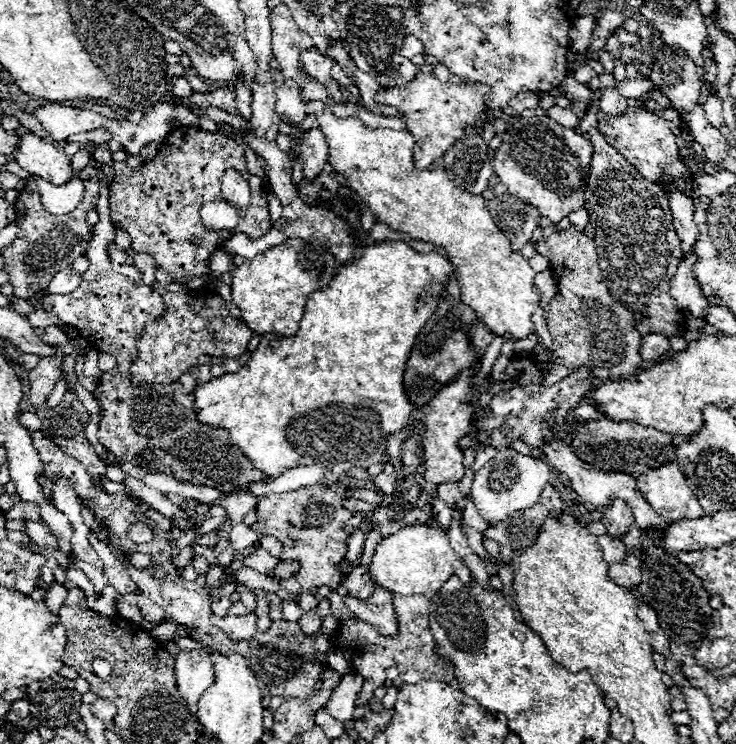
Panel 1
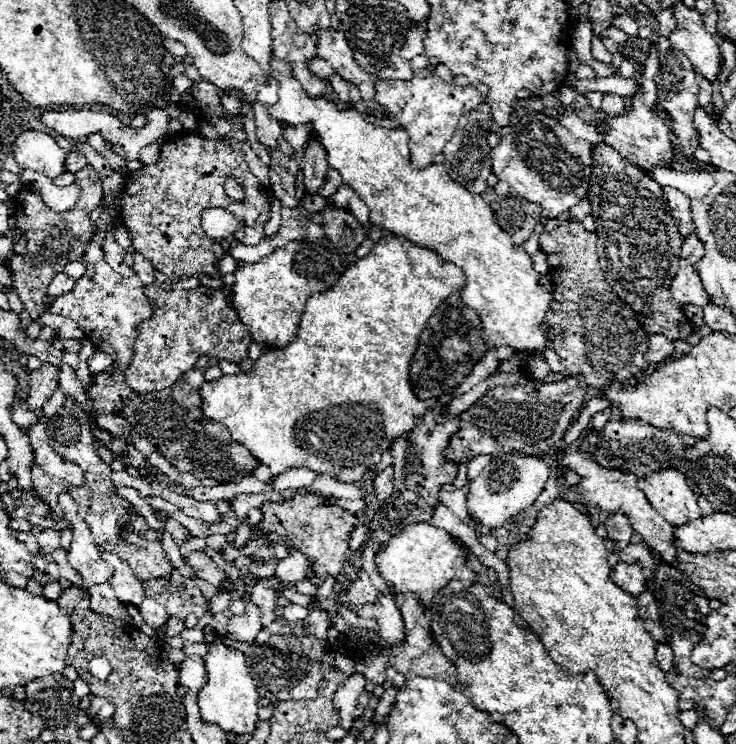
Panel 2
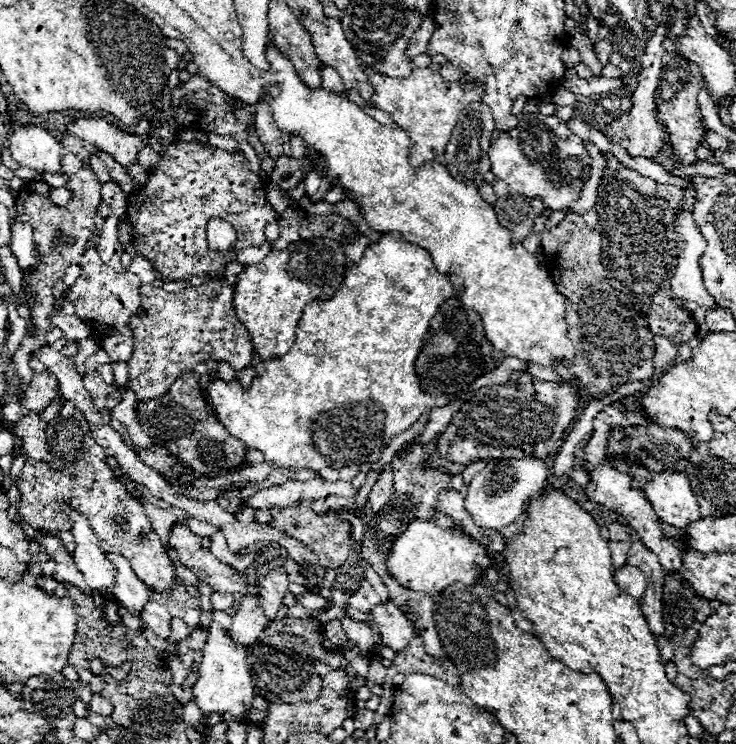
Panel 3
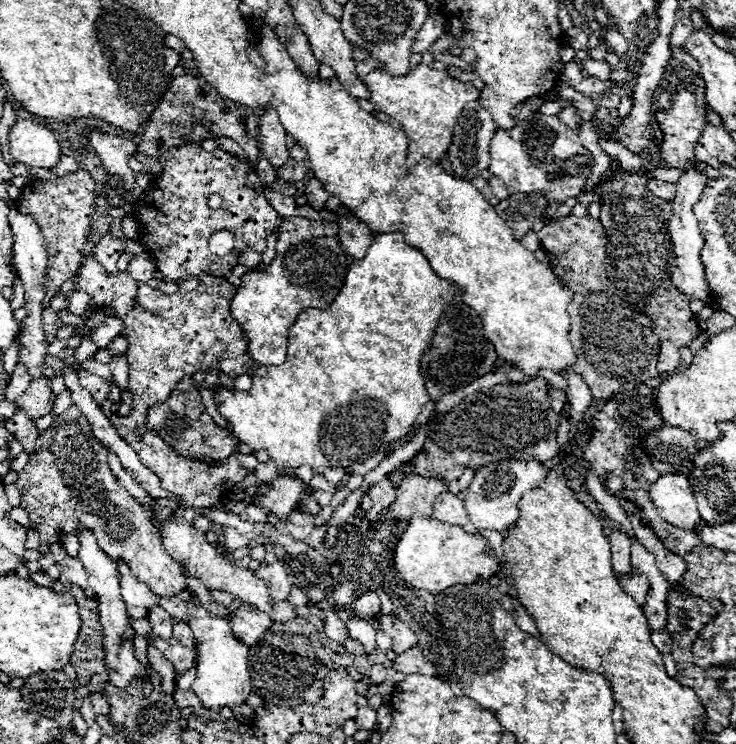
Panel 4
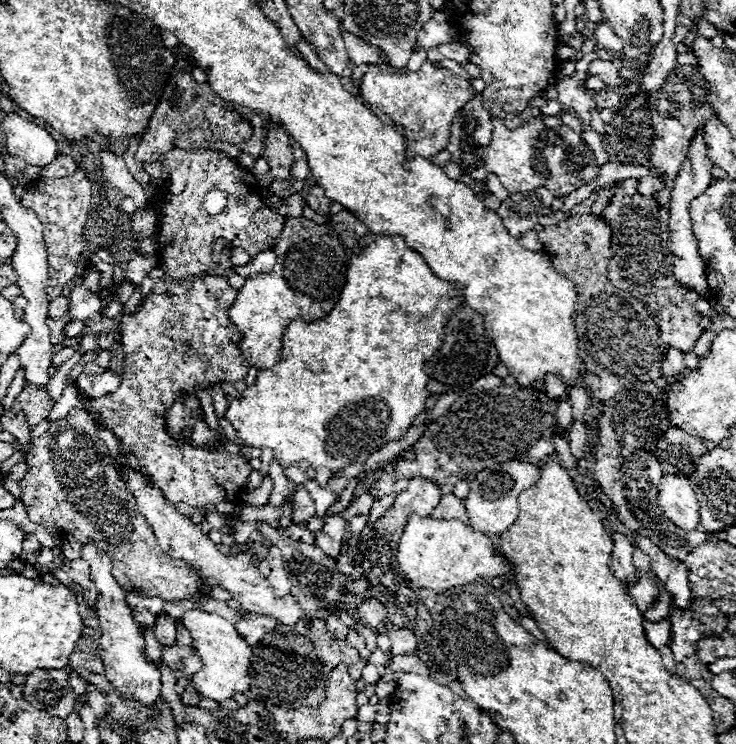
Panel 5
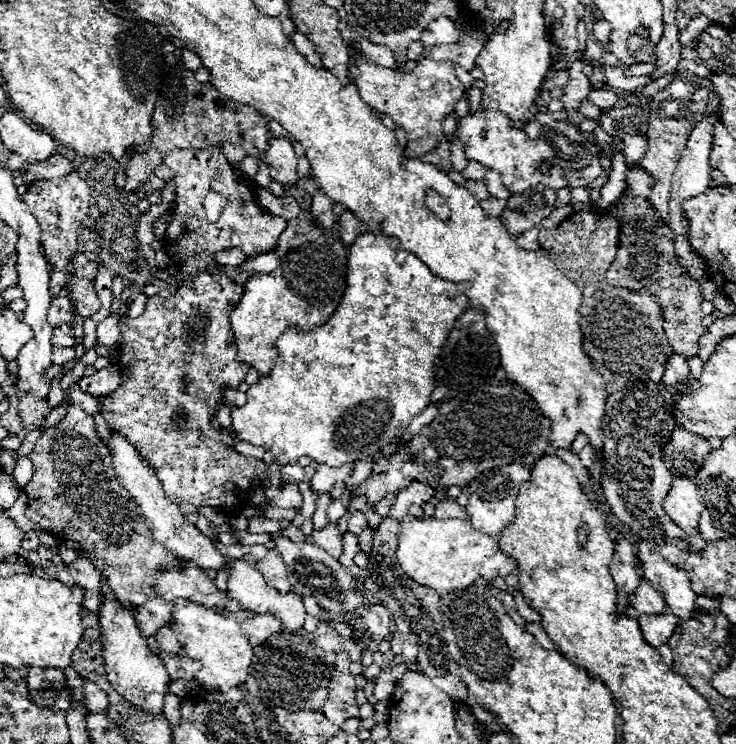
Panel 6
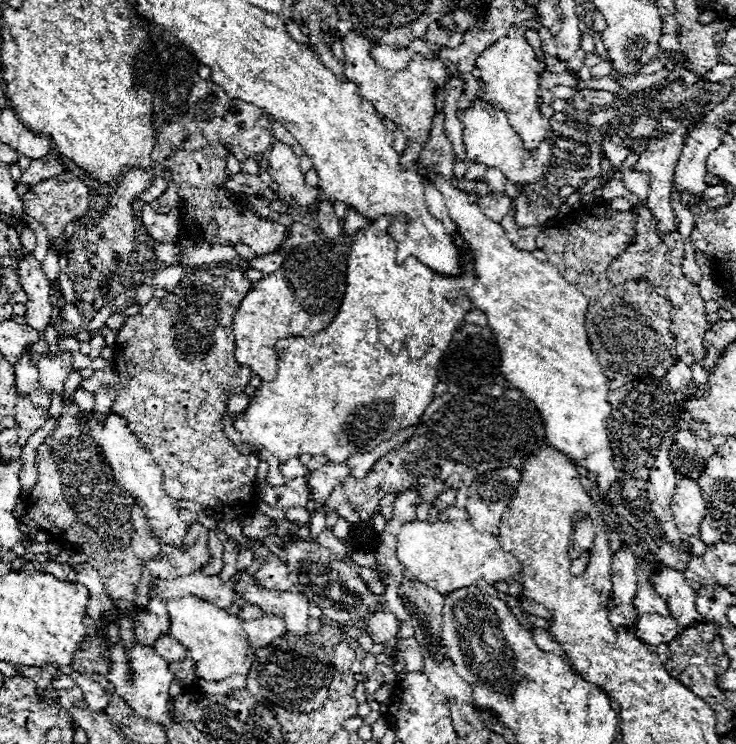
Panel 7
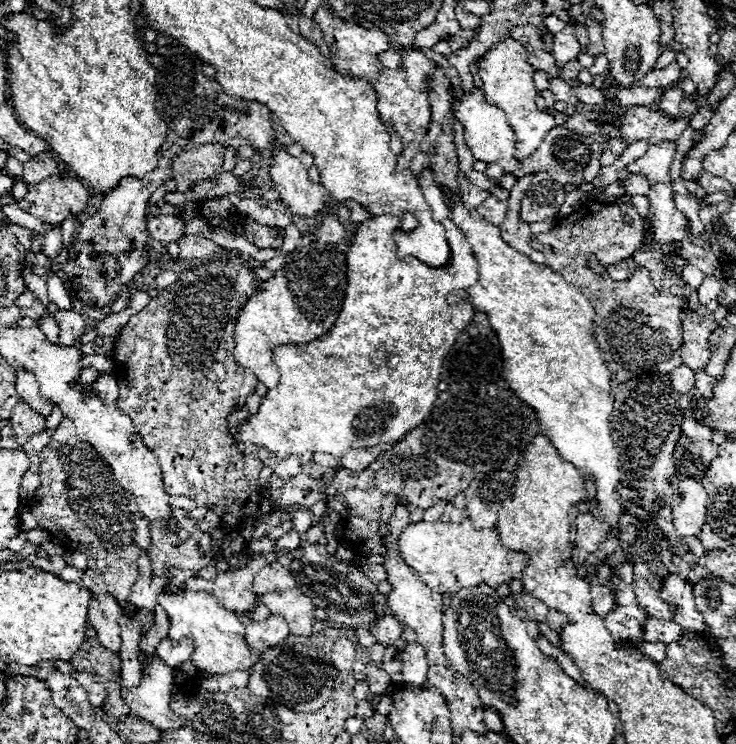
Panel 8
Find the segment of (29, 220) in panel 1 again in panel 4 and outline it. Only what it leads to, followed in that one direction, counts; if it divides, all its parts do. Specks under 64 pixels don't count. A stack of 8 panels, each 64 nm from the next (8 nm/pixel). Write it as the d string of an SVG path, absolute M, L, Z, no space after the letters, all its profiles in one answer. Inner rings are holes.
M78 170L70 176L60 178L58 182L44 182L32 180L22 188L22 196L16 200L18 212L32 216L44 238L44 248L48 252L48 268L44 280L44 310L42 310L42 326L46 330L46 342L52 344L56 338L56 330L60 328L58 314L50 310L50 300L56 290L72 276L76 276L82 258L84 258L84 242L90 230L90 220L94 214L94 200L96 200L96 182L86 170ZM22 360L16 362L16 368L14 368L14 374L12 374L12 380L8 384L8 390L6 390L6 398L8 402L16 402L16 398L28 388L32 376L28 374L28 368Z

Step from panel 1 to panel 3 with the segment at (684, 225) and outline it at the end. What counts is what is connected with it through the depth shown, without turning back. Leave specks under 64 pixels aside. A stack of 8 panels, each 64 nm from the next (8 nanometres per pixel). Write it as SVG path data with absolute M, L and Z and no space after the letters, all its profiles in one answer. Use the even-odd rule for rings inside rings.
M658 184L656 188L658 188L658 196L664 198L664 200L668 200L670 206L672 206L672 208L676 210L676 214L678 214L678 212L682 210L682 190L676 188L676 186L662 186L662 184Z

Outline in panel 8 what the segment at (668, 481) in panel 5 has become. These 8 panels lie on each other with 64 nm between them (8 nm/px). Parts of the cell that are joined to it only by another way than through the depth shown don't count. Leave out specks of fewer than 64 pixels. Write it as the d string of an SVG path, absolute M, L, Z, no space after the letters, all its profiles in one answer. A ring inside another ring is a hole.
M684 478L676 484L672 496L672 516L674 526L682 536L700 536L702 524L706 520L706 500L708 494L700 482Z

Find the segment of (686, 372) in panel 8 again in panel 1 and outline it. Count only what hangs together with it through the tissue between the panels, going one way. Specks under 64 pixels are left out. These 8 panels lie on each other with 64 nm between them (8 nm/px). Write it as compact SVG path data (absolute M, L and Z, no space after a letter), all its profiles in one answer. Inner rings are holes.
M646 334L642 340L642 346L640 346L640 356L642 356L642 360L652 360L652 358L662 356L668 348L670 348L670 342L666 336Z

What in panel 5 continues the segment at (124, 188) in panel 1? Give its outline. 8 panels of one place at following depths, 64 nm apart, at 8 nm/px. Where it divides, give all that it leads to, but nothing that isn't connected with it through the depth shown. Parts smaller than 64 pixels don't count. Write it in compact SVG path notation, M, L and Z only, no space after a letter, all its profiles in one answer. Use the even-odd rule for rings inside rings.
M172 148L162 156L162 164L168 168L168 178L158 186L156 200L150 202L150 210L156 212L156 242L160 254L160 268L172 280L186 280L188 276L226 276L232 270L230 254L214 252L212 242L224 238L232 248L244 248L250 256L256 256L276 244L278 234L284 228L284 216L268 208L262 200L262 186L244 166L234 162L220 150ZM210 190L222 190L226 194L224 212L210 216L202 206L202 198Z

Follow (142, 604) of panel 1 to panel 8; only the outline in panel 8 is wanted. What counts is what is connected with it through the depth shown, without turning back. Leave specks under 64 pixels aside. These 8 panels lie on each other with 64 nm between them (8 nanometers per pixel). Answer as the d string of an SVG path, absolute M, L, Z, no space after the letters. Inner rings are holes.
M162 640L158 646L156 646L156 656L160 660L164 660L170 668L190 660L194 652L194 646L190 642L178 642L178 640Z

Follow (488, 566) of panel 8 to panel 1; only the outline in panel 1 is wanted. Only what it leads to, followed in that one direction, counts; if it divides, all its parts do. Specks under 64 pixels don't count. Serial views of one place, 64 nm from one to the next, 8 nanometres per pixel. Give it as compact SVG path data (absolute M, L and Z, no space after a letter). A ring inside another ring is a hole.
M424 524L418 526L404 526L400 532L386 536L374 550L368 574L376 586L386 588L392 594L412 596L412 594L424 594L430 596L440 590L440 586L450 578L458 576L464 584L470 584L472 574L456 556L456 552L450 548L448 536L444 530L434 530Z

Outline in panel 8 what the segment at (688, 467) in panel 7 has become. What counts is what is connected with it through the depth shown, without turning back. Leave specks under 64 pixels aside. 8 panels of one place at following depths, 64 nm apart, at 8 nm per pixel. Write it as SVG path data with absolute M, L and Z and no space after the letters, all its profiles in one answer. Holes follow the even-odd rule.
M680 434L680 440L674 448L674 464L676 470L692 480L700 480L708 470L710 462L716 458L718 446L710 440L696 440L686 434Z

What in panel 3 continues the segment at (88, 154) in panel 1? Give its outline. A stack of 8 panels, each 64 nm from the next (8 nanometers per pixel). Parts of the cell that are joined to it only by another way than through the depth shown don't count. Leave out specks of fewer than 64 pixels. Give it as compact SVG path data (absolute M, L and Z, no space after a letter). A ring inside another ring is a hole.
M64 154L60 174L68 174L68 176L72 176L72 174L76 174L80 168L84 168L84 162L82 162L80 156L76 156L76 154Z

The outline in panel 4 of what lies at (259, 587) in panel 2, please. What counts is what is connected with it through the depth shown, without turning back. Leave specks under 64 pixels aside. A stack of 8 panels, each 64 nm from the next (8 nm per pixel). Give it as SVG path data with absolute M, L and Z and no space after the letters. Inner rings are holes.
M274 560L270 564L262 564L256 574L268 584L268 590L270 590L270 598L272 600L284 600L288 598L290 590L292 590L292 584L288 580L288 574L284 570L284 562L282 560Z

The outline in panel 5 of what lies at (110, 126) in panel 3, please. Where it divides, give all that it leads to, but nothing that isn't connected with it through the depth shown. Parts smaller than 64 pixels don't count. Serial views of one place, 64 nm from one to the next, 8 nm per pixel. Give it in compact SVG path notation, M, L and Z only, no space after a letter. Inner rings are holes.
M102 148L102 152L100 152L100 162L102 162L104 178L106 178L114 188L118 188L118 190L124 192L126 196L130 196L130 198L138 204L138 208L146 208L146 204L148 204L146 194L144 194L142 186L140 186L140 184L132 178L132 174L128 172L124 158L118 156L114 150Z

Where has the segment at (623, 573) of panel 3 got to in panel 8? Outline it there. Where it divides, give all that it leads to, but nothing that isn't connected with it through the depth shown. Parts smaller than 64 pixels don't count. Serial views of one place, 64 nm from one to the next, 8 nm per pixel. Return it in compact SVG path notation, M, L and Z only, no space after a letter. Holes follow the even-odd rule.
M634 580L634 594L636 594L636 602L640 604L640 608L644 608L644 612L648 612L648 616L658 616L662 620L672 620L672 610L668 606L668 602L664 602L660 598L660 592L652 586L648 586L644 580Z

